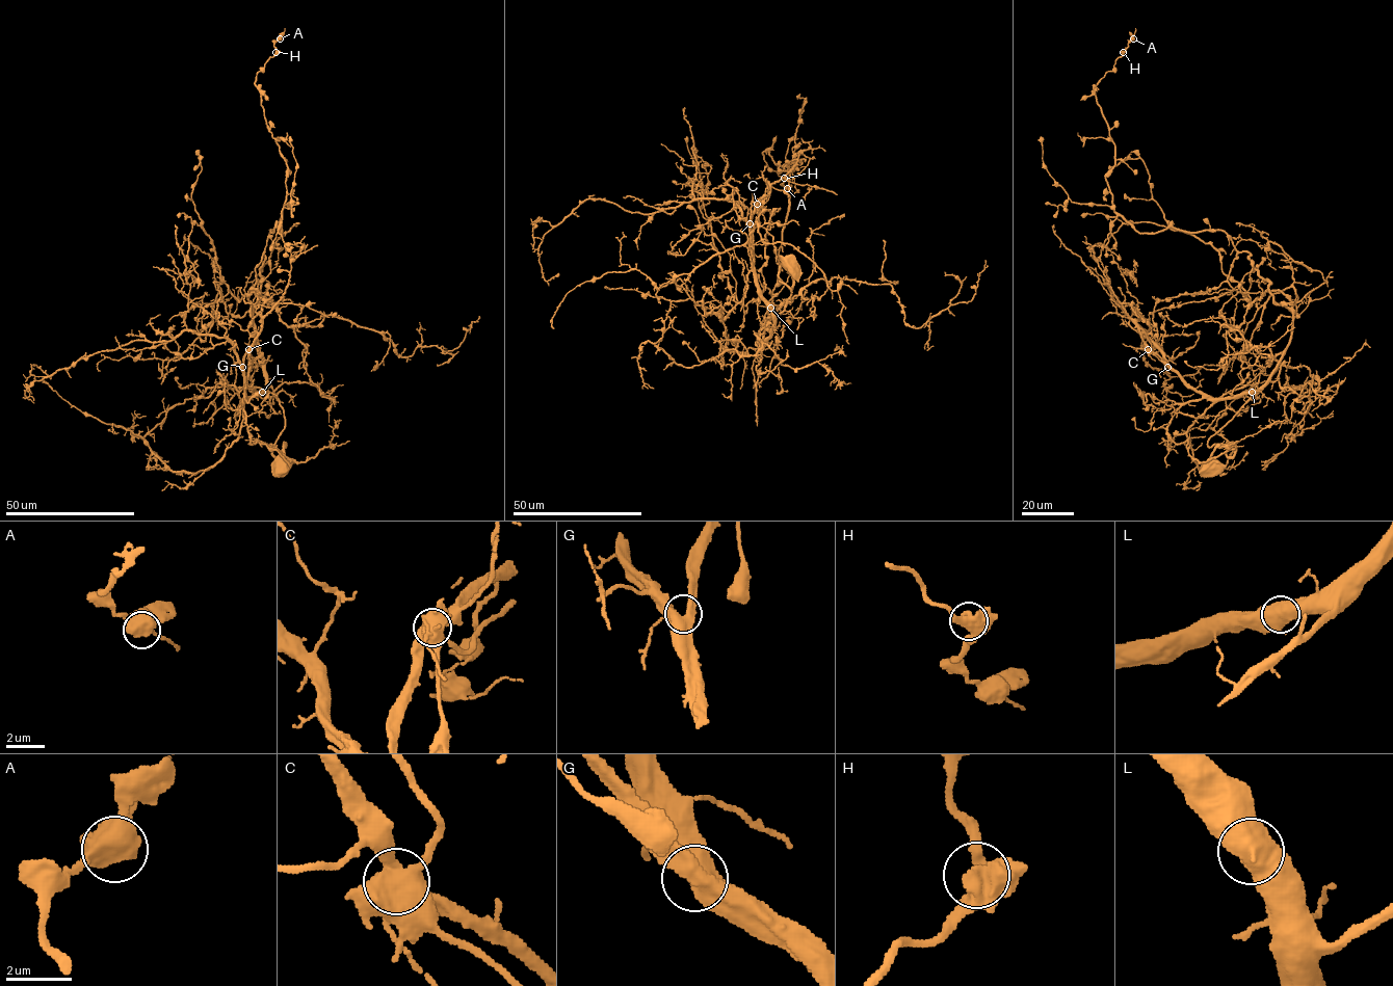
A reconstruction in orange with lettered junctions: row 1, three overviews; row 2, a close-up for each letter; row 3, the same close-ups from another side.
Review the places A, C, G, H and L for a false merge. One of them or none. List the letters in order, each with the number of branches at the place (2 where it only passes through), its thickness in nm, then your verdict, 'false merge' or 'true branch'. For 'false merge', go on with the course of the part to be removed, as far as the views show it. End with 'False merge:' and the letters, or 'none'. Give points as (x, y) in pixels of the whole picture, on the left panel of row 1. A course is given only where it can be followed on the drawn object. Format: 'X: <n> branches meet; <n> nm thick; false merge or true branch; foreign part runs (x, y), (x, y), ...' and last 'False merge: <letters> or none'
A: 3 branches meet; 650 nm thick; true branch
C: 4 branches meet; 600 nm thick; false merge; foreign part runs (248, 349), (261, 327), (261, 312)
G: 3 branches meet; 550 nm thick; true branch
H: 4 branches meet; 550 nm thick; true branch
L: 3 branches meet; 600 nm thick; true branch
False merge: C

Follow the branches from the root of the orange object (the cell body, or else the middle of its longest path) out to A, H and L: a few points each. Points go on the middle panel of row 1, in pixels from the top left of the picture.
A: (789, 263), (791, 291), (779, 275), (783, 263), (792, 293), (761, 348), (796, 167), (765, 150), (787, 188)
H: (789, 263), (791, 291), (779, 275), (783, 263), (792, 293), (761, 348), (796, 167), (765, 150), (784, 178)
L: (789, 263), (791, 291), (779, 275), (783, 263), (792, 277), (792, 293), (780, 313), (770, 308)

